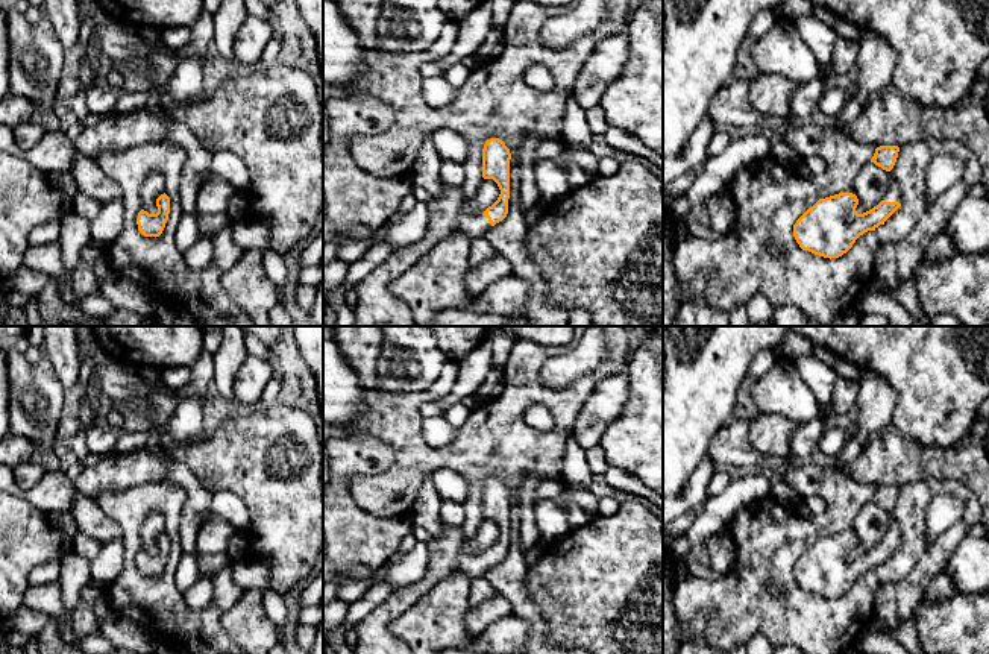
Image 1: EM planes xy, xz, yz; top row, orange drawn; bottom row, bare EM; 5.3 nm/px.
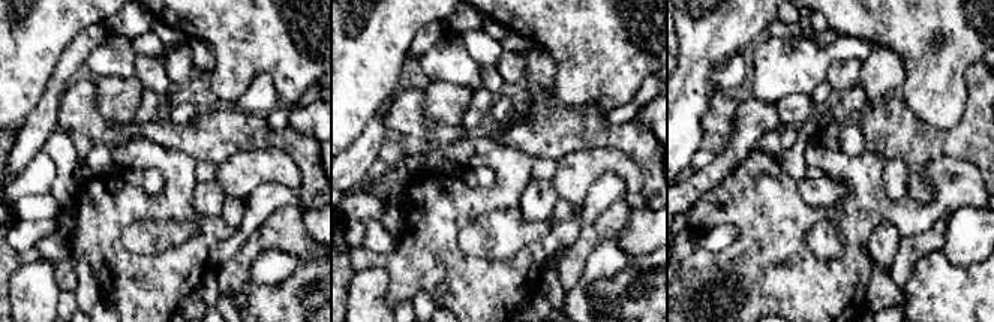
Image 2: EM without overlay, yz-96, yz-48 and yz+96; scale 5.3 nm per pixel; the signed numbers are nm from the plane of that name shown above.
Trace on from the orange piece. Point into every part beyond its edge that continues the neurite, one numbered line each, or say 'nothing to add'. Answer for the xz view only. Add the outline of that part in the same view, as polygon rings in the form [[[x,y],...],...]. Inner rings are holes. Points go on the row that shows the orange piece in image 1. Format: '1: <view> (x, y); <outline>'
1: xz (375, 304); [[[441,184],[441,194],[431,196],[426,202],[429,220],[425,235],[414,244],[393,250],[364,279],[353,285],[356,305],[353,308],[353,326],[416,326],[414,316],[407,302],[388,290],[388,284],[413,267],[438,241],[454,232],[463,232],[469,238],[485,237],[491,225],[482,214],[463,211],[460,188]]]

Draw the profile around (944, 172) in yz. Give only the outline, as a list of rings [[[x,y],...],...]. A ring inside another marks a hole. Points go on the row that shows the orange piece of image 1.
[[[936,156],[927,168],[925,203],[930,206],[942,193],[963,178],[963,161],[956,156]]]

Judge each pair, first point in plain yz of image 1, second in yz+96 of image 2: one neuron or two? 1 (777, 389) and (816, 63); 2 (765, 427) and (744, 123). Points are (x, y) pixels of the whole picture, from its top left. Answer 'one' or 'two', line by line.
1: one
2: one

